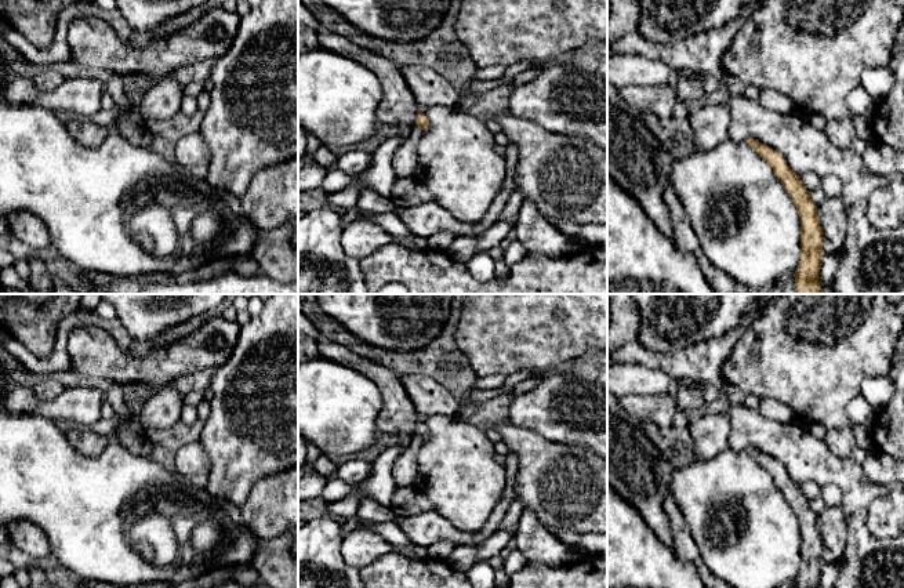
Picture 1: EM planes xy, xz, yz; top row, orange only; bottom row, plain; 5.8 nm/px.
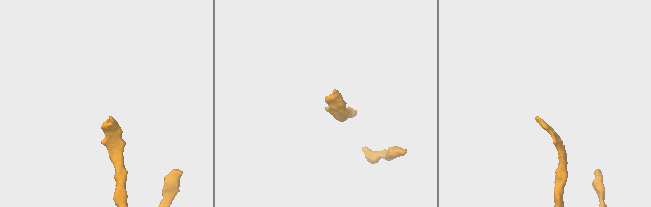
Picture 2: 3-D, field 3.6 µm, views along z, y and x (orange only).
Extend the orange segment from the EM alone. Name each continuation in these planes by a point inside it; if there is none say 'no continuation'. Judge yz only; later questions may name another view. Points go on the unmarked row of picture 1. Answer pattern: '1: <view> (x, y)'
no continuation

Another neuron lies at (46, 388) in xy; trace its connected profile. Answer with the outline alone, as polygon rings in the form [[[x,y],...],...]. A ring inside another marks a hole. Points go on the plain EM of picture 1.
[[[40,377],[39,381],[32,386],[35,395],[40,400],[54,400],[65,389],[62,382],[50,377]]]

